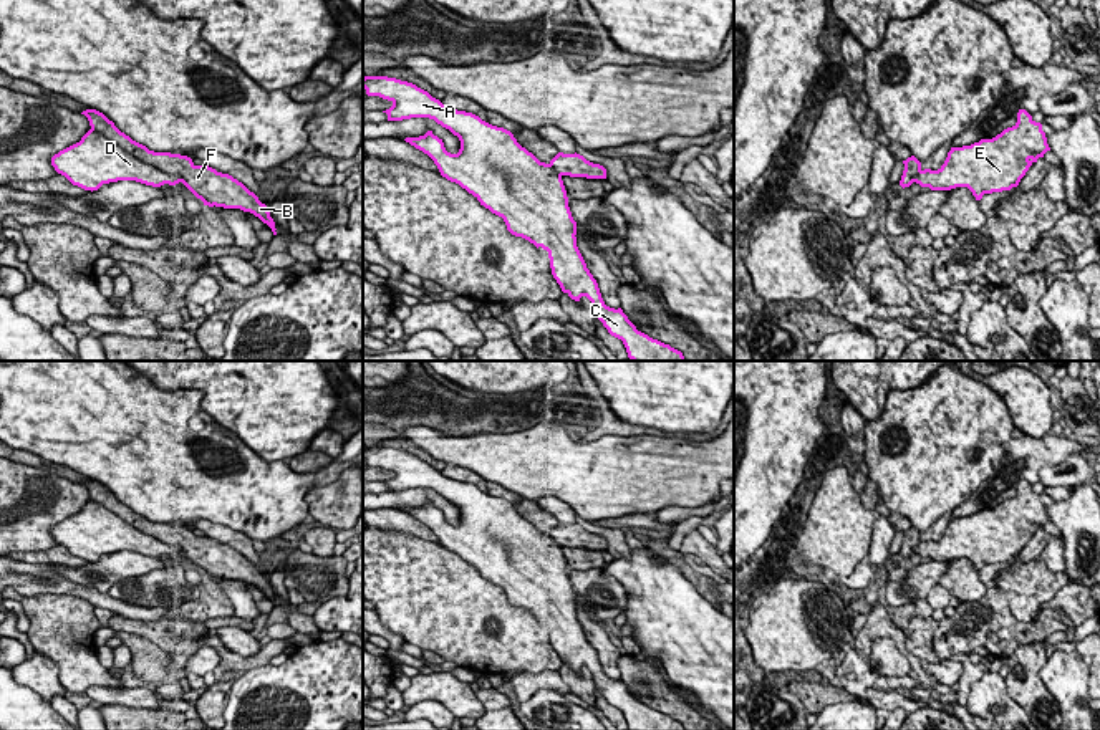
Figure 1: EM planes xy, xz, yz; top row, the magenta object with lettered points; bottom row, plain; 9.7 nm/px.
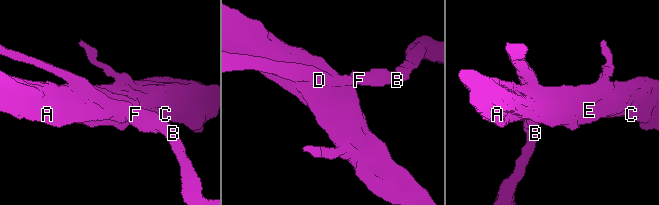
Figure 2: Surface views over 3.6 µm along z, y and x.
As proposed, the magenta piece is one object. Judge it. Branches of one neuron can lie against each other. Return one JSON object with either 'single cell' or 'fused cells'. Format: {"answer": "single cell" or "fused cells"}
{"answer": "fused cells"}

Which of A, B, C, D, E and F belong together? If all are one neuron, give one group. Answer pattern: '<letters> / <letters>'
A C D E / B F

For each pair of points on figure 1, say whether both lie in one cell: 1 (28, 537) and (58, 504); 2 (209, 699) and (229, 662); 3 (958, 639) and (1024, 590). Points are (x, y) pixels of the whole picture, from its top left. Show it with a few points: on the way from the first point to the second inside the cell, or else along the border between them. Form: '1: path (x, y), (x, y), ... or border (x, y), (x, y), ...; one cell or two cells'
1: path (33, 528), (50, 512); one cell
2: border (216, 687), (227, 692); two cells
3: border (1011, 613), (1021, 621), (1036, 623); two cells

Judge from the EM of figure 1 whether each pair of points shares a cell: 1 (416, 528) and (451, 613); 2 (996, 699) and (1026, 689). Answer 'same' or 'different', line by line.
1: different
2: different

